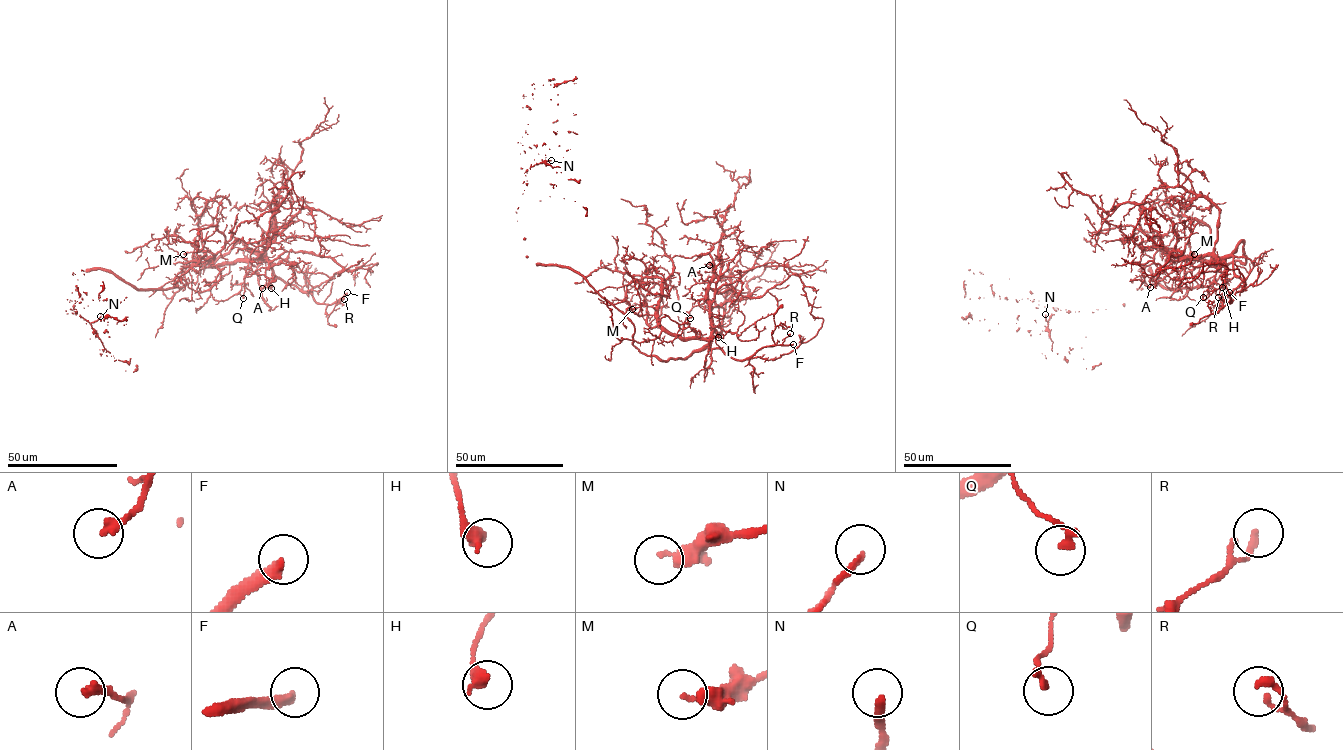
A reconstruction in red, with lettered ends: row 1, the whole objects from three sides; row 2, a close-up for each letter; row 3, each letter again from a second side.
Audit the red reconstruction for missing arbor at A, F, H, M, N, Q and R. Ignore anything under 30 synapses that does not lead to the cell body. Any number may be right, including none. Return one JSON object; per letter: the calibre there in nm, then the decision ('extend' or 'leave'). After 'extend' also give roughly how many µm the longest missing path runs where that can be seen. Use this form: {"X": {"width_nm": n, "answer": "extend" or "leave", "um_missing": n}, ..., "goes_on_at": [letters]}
{"A": {"width_nm": 240, "answer": "leave"}, "F": {"width_nm": 340, "answer": "extend", "um_missing": 70}, "H": {"width_nm": 340, "answer": "leave"}, "M": {"width_nm": 340, "answer": "leave"}, "N": {"width_nm": 200, "answer": "leave"}, "Q": {"width_nm": 190, "answer": "leave"}, "R": {"width_nm": 200, "answer": "leave"}, "goes_on_at": ["F"]}

